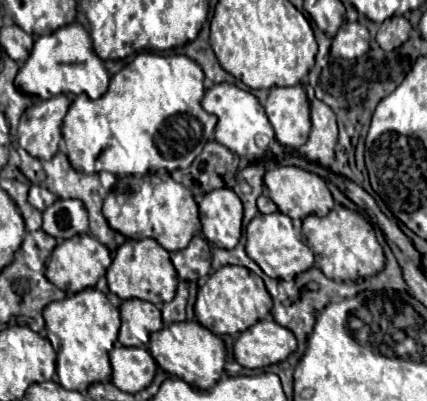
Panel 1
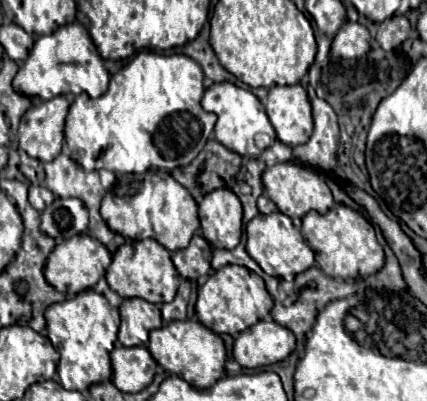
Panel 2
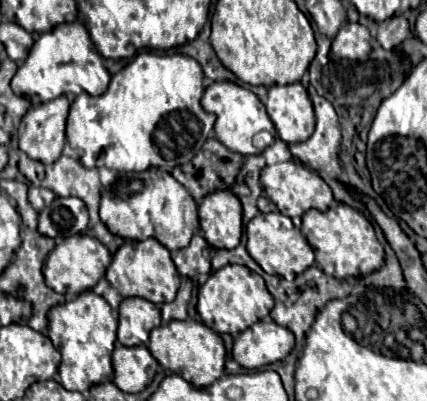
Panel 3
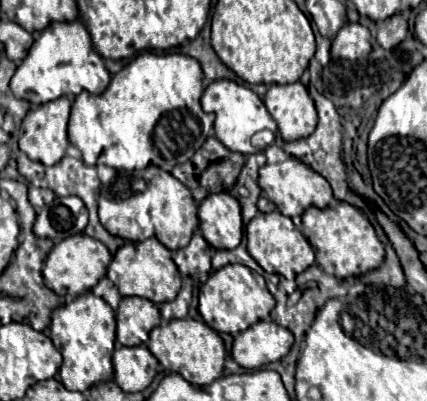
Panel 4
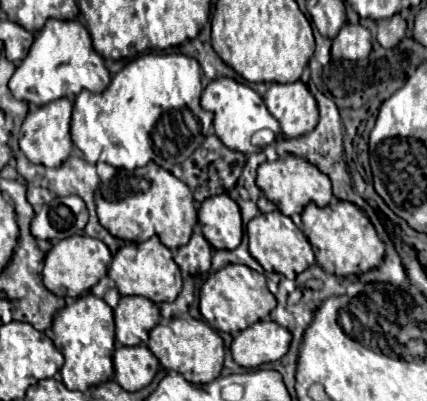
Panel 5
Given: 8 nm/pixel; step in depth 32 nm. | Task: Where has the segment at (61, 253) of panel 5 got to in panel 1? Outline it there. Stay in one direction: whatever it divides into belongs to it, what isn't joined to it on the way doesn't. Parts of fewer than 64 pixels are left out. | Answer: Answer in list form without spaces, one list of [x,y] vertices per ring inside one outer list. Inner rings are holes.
[[[80,234],[80,236],[72,236],[72,238],[64,240],[62,244],[58,244],[52,250],[52,256],[46,266],[46,276],[52,284],[56,284],[66,294],[70,294],[70,292],[76,294],[84,288],[94,288],[96,282],[106,274],[110,262],[112,262],[112,258],[110,258],[108,248],[104,248],[104,244],[100,244],[90,234]]]

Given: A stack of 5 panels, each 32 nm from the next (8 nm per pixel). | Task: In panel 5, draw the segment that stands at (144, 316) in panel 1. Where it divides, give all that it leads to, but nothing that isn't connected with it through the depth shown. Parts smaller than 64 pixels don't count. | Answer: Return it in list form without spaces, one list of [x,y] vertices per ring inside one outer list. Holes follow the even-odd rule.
[[[122,296],[114,308],[116,340],[122,346],[148,342],[148,332],[158,324],[160,310],[144,296]]]

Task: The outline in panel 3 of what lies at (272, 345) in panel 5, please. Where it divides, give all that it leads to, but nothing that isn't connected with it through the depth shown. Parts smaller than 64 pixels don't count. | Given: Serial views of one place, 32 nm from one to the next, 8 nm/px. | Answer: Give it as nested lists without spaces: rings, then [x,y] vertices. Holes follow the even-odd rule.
[[[256,322],[246,328],[232,346],[232,358],[248,368],[256,370],[266,364],[278,362],[294,348],[294,334],[276,322]]]

